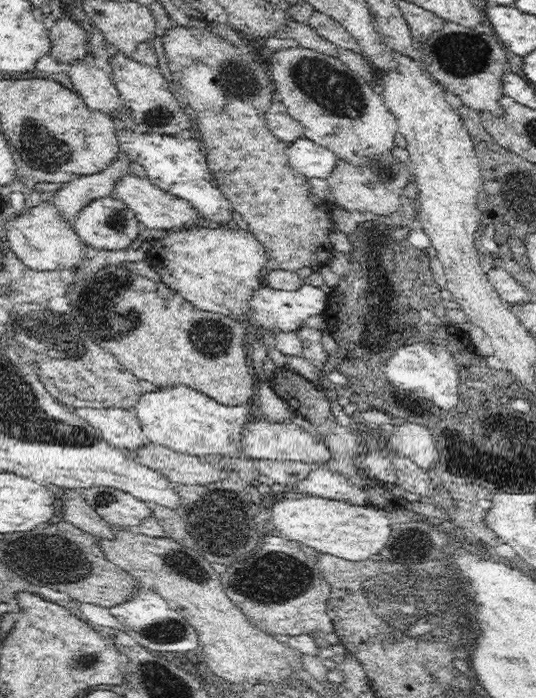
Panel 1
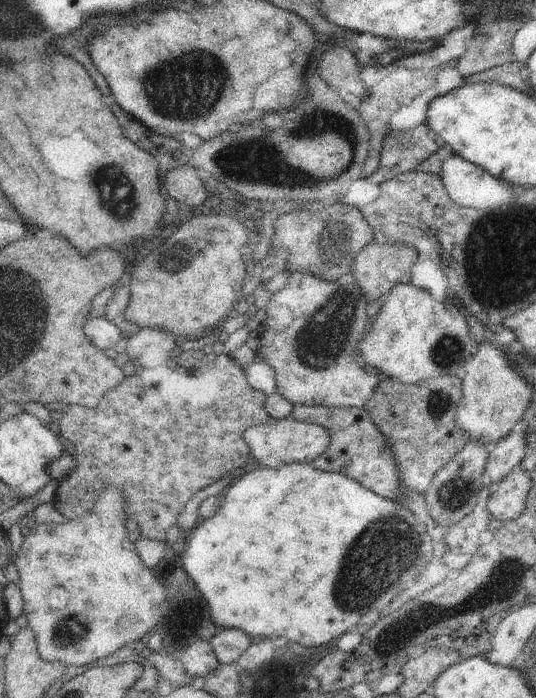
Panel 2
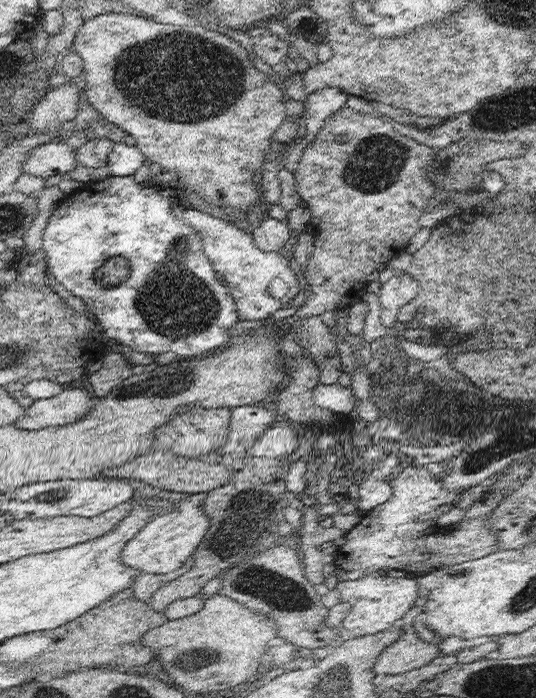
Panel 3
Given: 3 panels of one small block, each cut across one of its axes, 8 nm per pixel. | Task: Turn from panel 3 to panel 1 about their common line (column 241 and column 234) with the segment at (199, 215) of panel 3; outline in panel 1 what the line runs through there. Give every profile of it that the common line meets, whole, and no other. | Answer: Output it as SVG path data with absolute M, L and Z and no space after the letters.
M184 228L184 230L168 230L160 240L150 240L150 248L146 252L144 264L150 266L164 290L180 294L186 302L196 306L196 310L224 314L236 322L244 322L250 312L250 302L256 292L264 286L264 274L268 256L264 246L256 240L252 232L244 230L226 230L226 228Z

